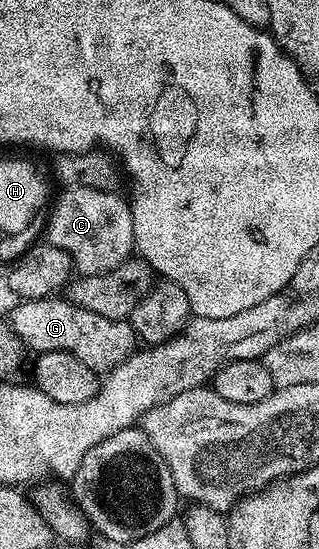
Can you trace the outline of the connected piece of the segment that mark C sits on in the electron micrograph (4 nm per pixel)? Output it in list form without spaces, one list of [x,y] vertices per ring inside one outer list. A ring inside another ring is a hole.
[[[72,185],[50,206],[51,215],[46,222],[45,237],[50,244],[70,254],[74,268],[84,277],[104,273],[132,256],[135,249],[133,227],[135,217],[130,204],[119,198],[118,192],[106,193],[93,187]]]

